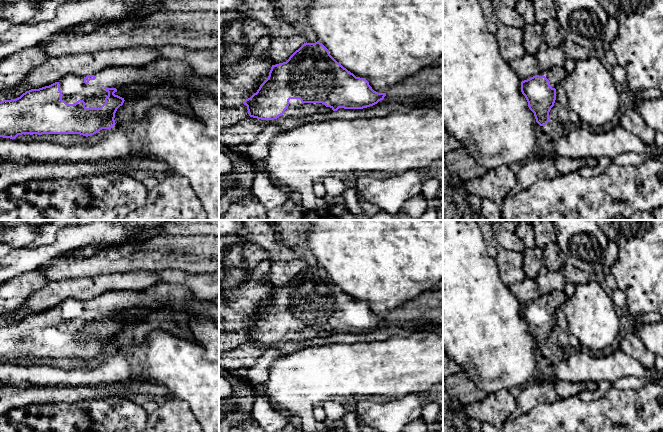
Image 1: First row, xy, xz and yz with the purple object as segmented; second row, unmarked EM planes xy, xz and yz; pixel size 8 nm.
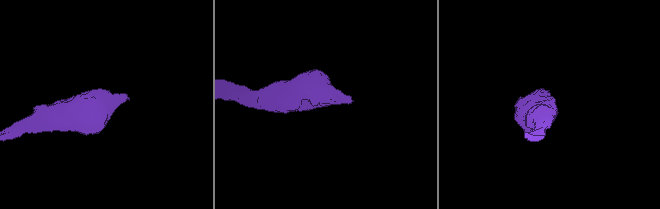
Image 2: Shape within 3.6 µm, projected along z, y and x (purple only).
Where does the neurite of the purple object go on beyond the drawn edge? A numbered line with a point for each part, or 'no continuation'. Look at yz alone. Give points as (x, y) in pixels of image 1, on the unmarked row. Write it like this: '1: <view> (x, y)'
1: yz (556, 299)

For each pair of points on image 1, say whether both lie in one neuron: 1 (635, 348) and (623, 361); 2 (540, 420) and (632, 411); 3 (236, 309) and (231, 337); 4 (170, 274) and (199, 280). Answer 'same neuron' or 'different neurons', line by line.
1: different neurons
2: same neuron
3: same neuron
4: same neuron

